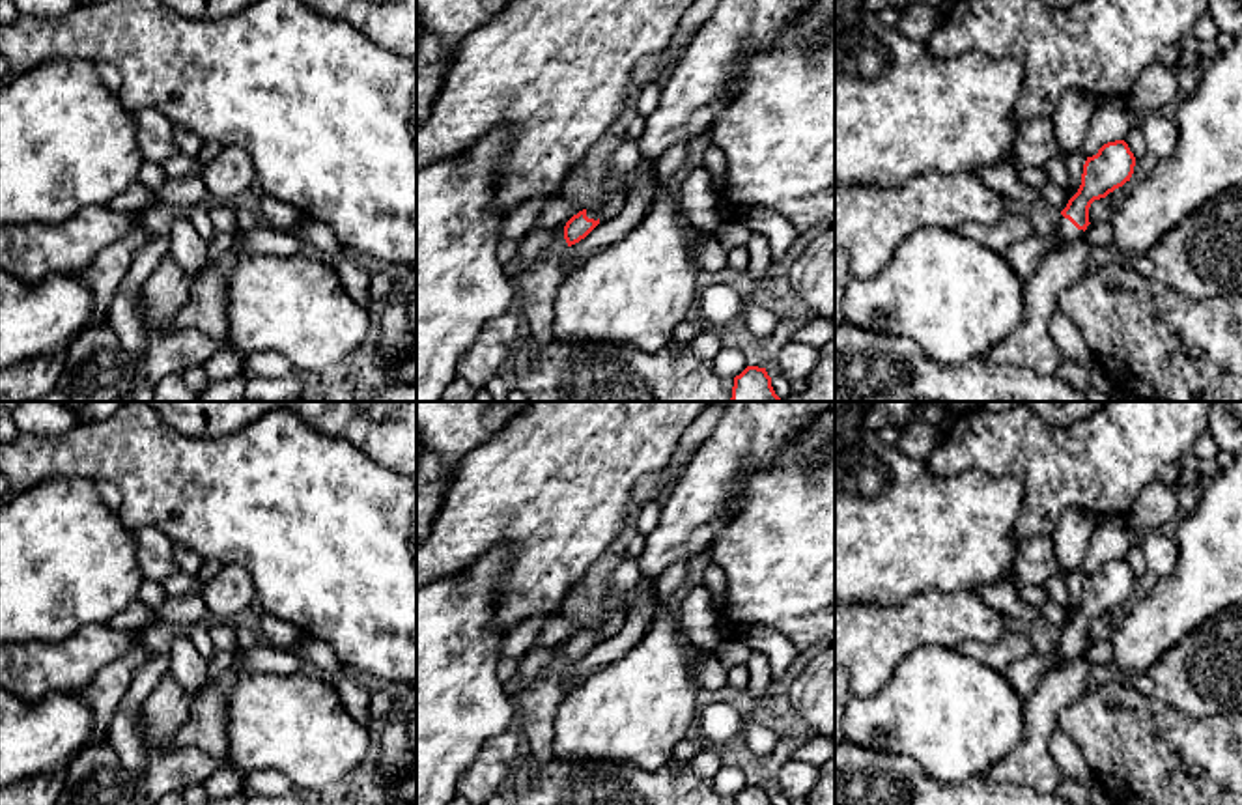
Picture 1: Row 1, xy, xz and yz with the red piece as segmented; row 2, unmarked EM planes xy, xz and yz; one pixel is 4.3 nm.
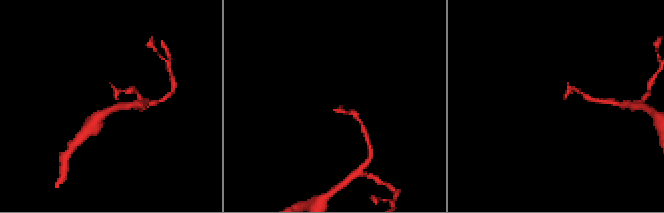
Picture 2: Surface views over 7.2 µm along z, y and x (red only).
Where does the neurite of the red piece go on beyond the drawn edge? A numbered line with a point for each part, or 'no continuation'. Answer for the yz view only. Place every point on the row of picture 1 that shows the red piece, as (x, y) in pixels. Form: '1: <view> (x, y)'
1: yz (1065, 232)

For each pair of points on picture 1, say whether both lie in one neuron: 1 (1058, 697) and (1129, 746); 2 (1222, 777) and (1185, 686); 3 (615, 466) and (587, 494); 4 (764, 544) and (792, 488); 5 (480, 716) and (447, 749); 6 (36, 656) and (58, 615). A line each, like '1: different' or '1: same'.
1: different
2: different
3: same
4: same
5: same
6: different

